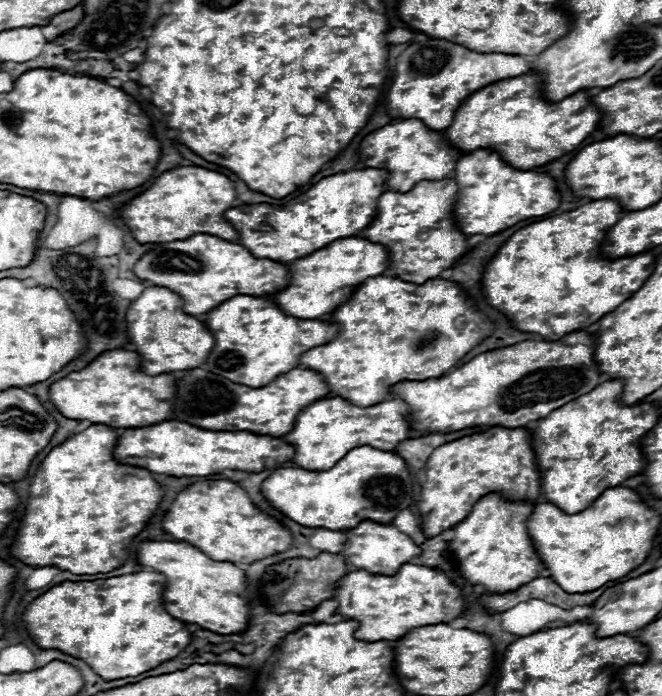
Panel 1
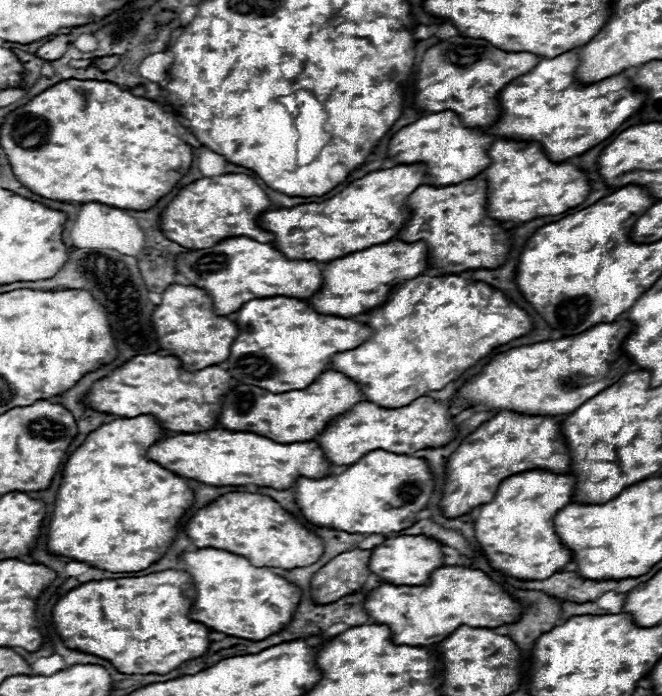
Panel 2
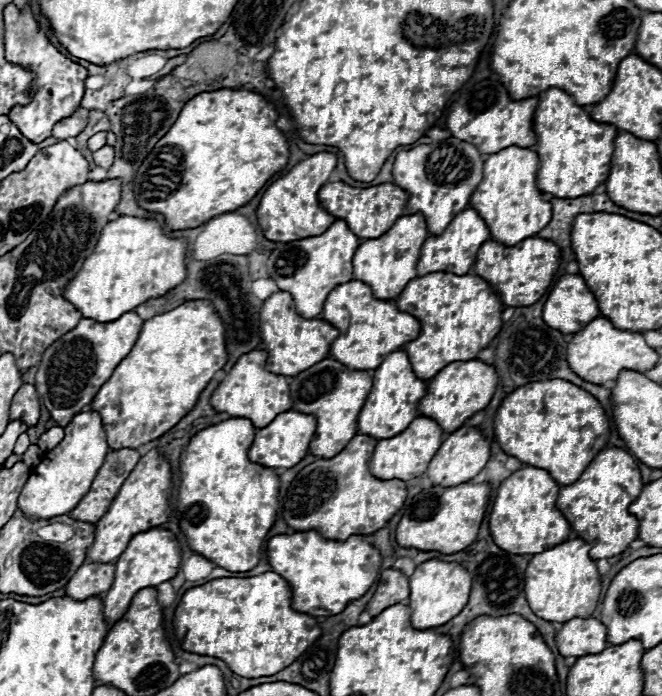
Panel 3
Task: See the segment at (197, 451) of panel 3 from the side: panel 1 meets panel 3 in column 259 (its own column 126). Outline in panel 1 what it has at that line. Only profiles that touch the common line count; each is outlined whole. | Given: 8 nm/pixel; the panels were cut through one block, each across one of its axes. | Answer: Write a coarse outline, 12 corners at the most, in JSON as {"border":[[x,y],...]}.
{"border":[[94,424],[46,456],[12,554],[106,574],[164,488]]}

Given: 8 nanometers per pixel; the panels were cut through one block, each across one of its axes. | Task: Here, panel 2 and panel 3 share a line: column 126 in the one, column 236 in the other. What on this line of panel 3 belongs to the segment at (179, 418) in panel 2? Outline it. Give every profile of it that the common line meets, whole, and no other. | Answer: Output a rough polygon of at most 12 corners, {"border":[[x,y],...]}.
{"border":[[264,350],[242,354],[210,404],[268,426],[292,408],[286,376]]}

